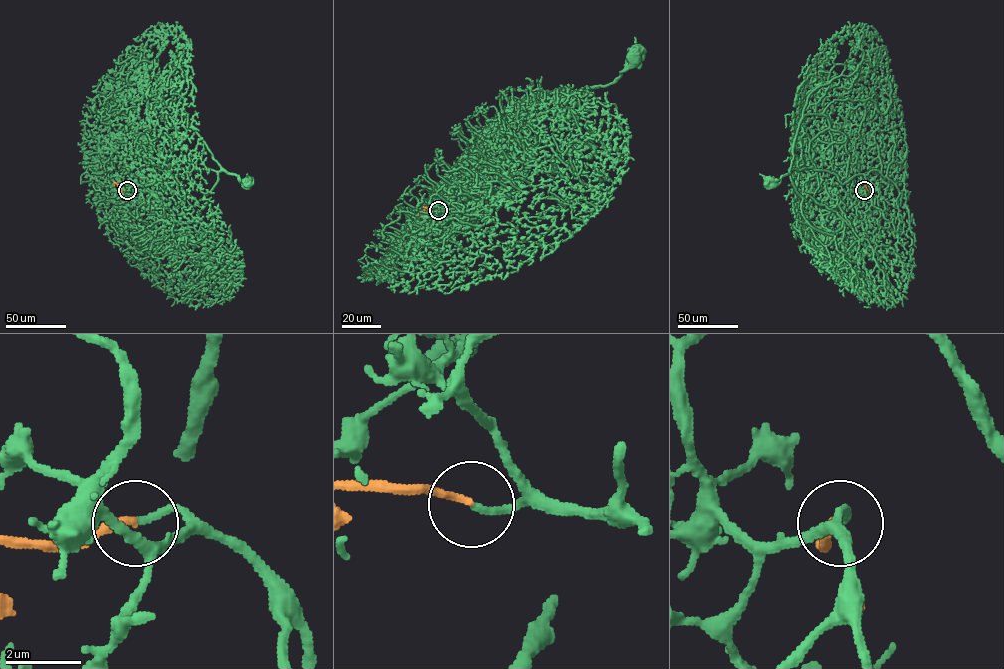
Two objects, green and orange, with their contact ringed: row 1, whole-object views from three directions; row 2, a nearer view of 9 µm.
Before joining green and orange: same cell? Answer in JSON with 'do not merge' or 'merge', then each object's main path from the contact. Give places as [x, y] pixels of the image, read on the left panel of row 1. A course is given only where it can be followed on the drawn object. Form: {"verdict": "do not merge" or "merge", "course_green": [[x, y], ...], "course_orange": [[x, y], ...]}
{"verdict": "merge", "course_green": [[127, 190], [131, 200], [128, 188], [132, 174], [154, 183], [159, 172], [173, 167], [226, 171], [246, 183]], "course_orange": [[127, 190], [119, 190], [116, 182], [114, 185]]}

